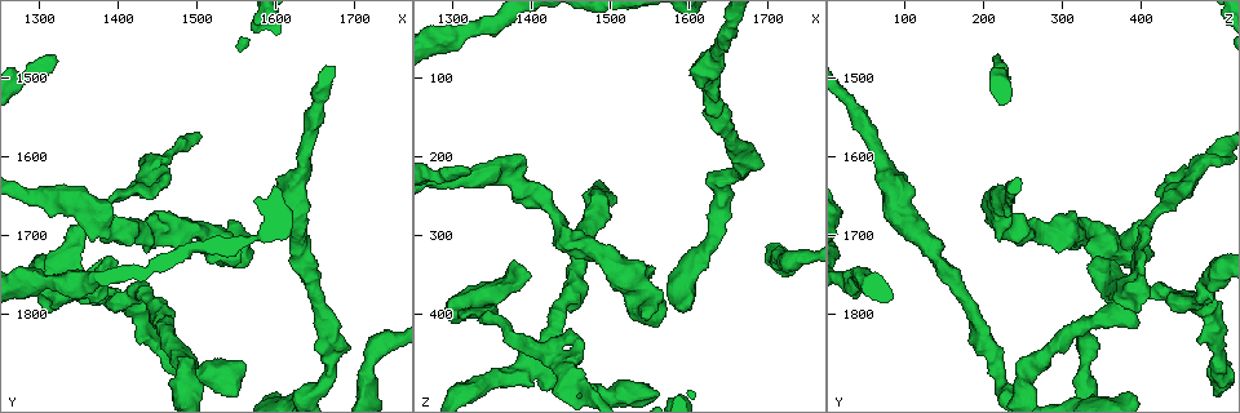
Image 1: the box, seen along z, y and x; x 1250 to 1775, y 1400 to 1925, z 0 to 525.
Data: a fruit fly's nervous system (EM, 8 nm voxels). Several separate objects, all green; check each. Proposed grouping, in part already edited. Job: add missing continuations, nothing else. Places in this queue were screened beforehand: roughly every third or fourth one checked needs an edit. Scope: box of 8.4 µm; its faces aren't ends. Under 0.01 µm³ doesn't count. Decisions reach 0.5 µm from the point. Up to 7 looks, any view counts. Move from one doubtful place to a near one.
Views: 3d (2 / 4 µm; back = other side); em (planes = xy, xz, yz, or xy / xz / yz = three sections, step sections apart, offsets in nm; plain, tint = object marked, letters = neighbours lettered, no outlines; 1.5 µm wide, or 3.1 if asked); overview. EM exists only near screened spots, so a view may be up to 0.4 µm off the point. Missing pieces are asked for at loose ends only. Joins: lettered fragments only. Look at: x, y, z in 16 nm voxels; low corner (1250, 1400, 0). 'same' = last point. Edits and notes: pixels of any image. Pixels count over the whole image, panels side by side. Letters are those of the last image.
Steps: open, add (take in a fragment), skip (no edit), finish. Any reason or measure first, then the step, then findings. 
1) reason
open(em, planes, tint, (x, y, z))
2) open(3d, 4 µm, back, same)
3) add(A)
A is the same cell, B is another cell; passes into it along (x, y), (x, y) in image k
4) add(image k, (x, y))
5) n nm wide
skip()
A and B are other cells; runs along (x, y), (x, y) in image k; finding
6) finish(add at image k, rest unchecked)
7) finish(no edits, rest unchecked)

stops while still wide
open(3d, 4 µm, (1545, 1685, 405))

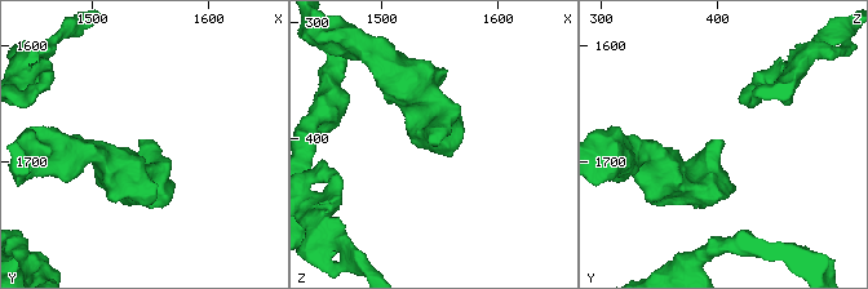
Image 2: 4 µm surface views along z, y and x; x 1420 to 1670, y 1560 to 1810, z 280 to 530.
open(em, planes, plain, (1544, 1686, 406))

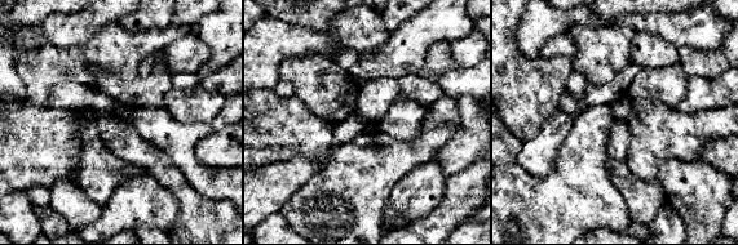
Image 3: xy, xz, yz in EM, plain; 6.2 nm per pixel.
open(em, planes, letters, same)

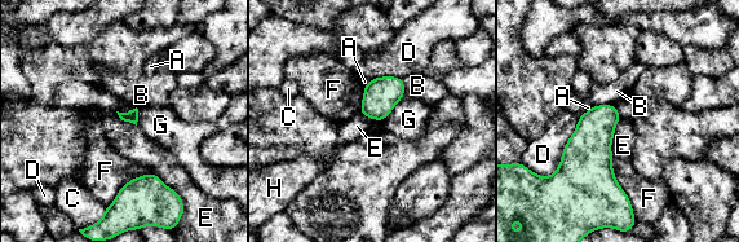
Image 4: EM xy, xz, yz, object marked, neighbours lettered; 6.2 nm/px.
skip()
A, B, C, D, E, F, G and H are other cells; border along (622, 118), (611, 144), (613, 155) in image 4; no lettered fragment goes on from it

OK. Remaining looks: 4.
branch stops here
open(3d, 4 µm, (1450, 1650, 420))

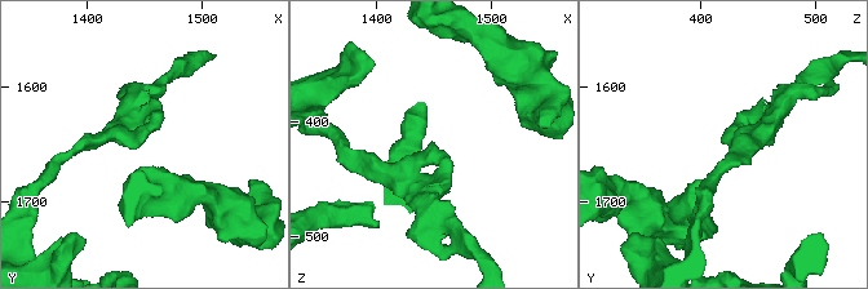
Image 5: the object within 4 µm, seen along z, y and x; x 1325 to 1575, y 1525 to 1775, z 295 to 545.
open(em, xz, step 8, tint, (1446, 1648, 416))

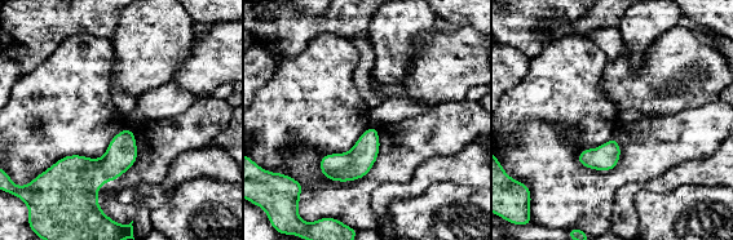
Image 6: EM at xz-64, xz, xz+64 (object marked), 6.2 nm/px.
open(em, planes, letters, same)

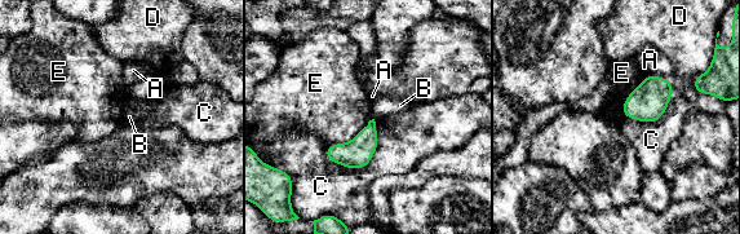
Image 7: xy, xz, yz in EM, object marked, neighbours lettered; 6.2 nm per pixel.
skip()
A, B, C, D and E are other cells; border along (372, 118), (349, 141), (328, 146) in image 7; none of them fits

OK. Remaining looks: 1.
end of a long branch
open(em, planes, letters, (1320, 1475, 225))

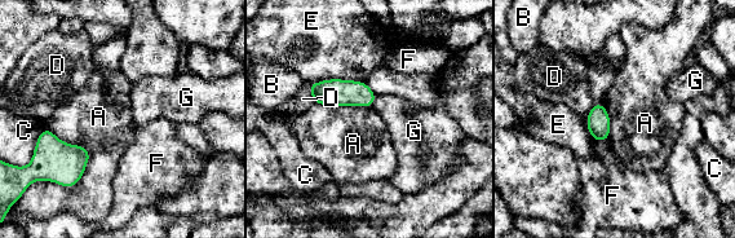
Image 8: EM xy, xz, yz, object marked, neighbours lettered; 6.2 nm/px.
140 nm wide
skip()
A, B, C, D, E, F and G are other cells; border along (45, 127), (89, 153), (72, 188) in image 8; none of them fits

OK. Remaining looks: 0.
finish(no edits, rest unchecked)

